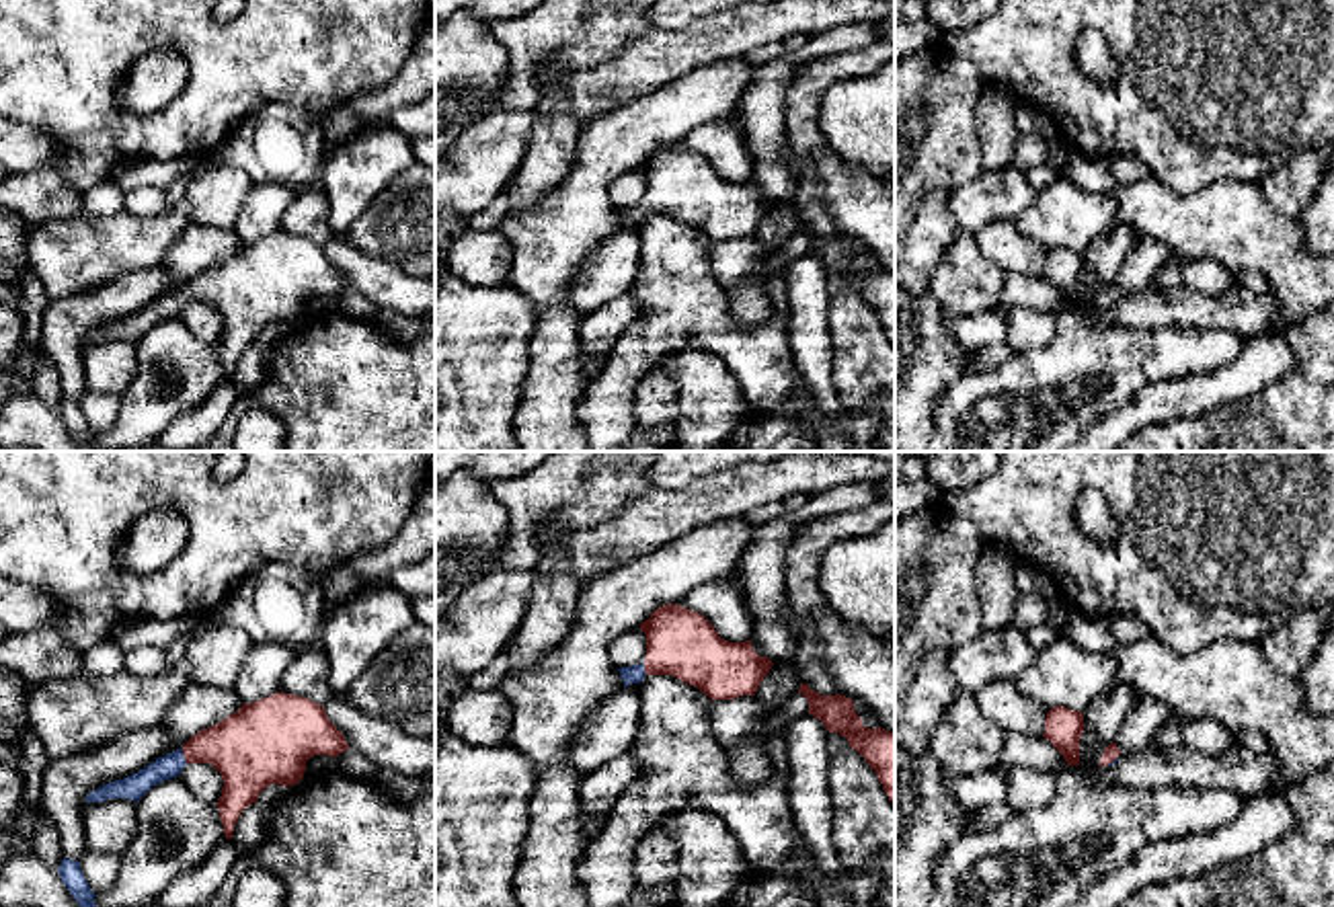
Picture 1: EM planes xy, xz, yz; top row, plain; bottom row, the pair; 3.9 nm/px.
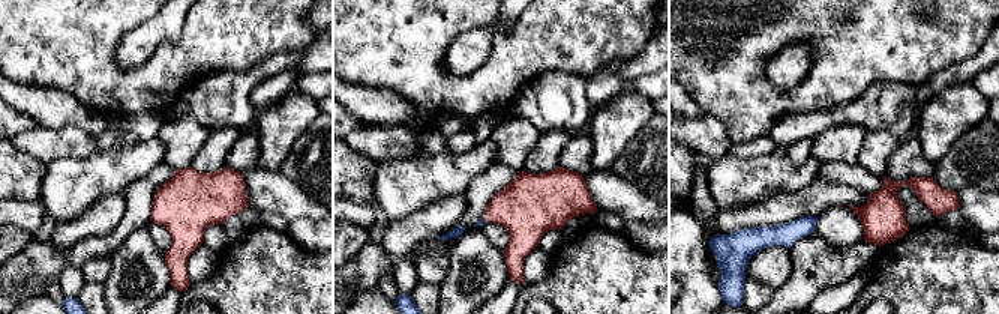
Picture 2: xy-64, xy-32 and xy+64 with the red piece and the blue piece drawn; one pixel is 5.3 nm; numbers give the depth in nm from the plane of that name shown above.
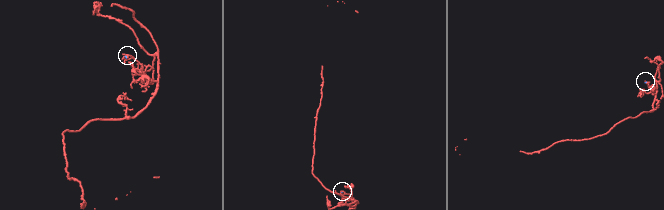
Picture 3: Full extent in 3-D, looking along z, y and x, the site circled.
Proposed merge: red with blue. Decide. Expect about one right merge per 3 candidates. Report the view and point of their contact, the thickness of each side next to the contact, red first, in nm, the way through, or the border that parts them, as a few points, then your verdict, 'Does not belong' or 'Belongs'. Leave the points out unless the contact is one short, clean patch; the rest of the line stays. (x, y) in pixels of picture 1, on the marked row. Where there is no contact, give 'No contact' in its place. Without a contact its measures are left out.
Touches red at xy (183, 754). Thickness 280 nm (red) against 100 nm. Path across: xy (247, 747), (200, 747), (183, 754), (134, 786). Belongs

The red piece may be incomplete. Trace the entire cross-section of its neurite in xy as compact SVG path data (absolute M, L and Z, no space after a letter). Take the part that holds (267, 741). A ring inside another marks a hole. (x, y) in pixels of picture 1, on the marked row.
M277 692L242 704L238 712L199 731L181 749L158 757L138 774L92 790L86 794L86 804L109 798L138 802L152 786L176 778L187 763L211 763L224 780L215 804L224 835L232 839L238 817L267 786L293 786L304 778L310 757L337 757L347 749L324 706Z

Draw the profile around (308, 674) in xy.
M318 644L298 650L281 677L281 692L302 696L324 706L335 698L335 692L328 685L328 671L328 659Z

